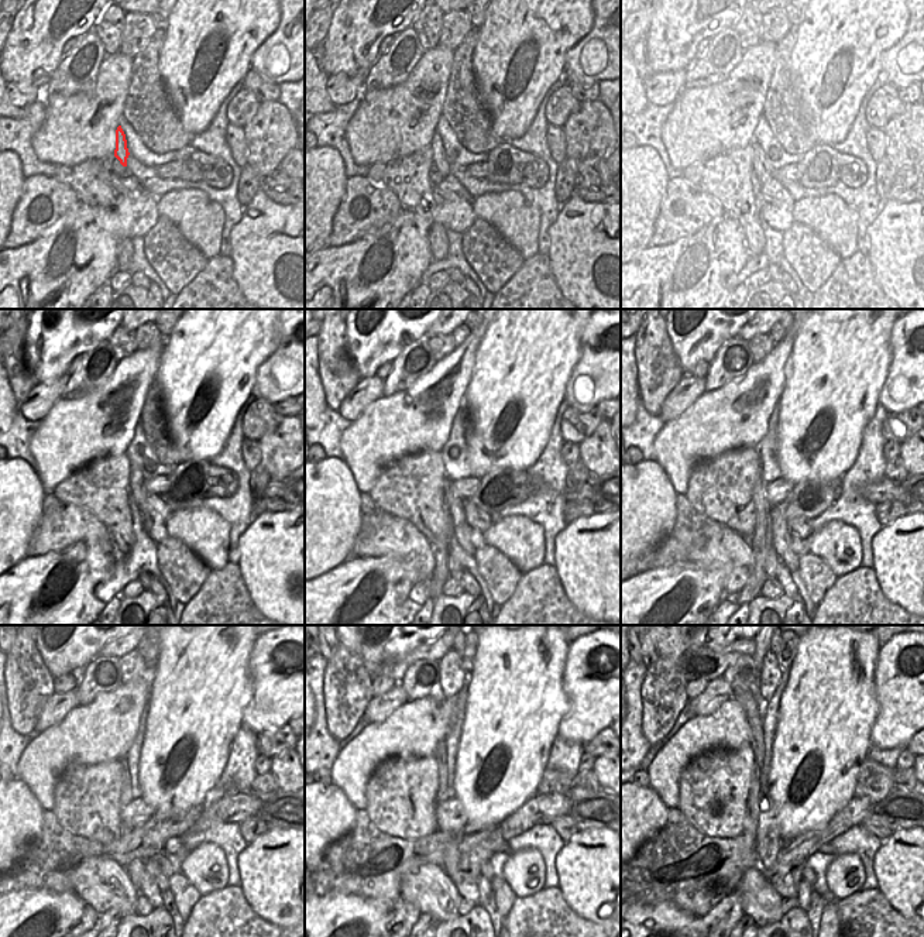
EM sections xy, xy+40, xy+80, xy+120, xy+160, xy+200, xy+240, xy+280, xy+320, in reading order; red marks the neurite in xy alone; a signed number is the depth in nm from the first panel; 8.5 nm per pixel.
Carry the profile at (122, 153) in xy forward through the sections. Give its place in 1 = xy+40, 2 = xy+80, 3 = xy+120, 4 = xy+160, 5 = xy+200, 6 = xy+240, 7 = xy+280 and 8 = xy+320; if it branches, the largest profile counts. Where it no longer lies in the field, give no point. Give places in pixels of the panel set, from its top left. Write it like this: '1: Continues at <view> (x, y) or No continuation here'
1: Continues at xy+40 (438, 151)
2: Continues at xy+80 (766, 172)
3: Continues at xy+120 (136, 481)
4: Continues at xy+160 (462, 529)
5: Continues at xy+200 (779, 524)
6: Continues at xy+240 (161, 879)
7: Continues at xy+280 (484, 885)
8: Continues at xy+320 (804, 891)

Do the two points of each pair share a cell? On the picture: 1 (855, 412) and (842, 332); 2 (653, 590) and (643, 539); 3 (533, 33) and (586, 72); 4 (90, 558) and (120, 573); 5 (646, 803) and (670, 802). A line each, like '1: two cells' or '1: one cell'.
1: one cell
2: two cells
3: two cells
4: two cells
5: two cells

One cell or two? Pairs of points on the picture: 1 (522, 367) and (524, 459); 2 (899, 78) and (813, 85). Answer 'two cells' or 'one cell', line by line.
1: one cell
2: two cells

